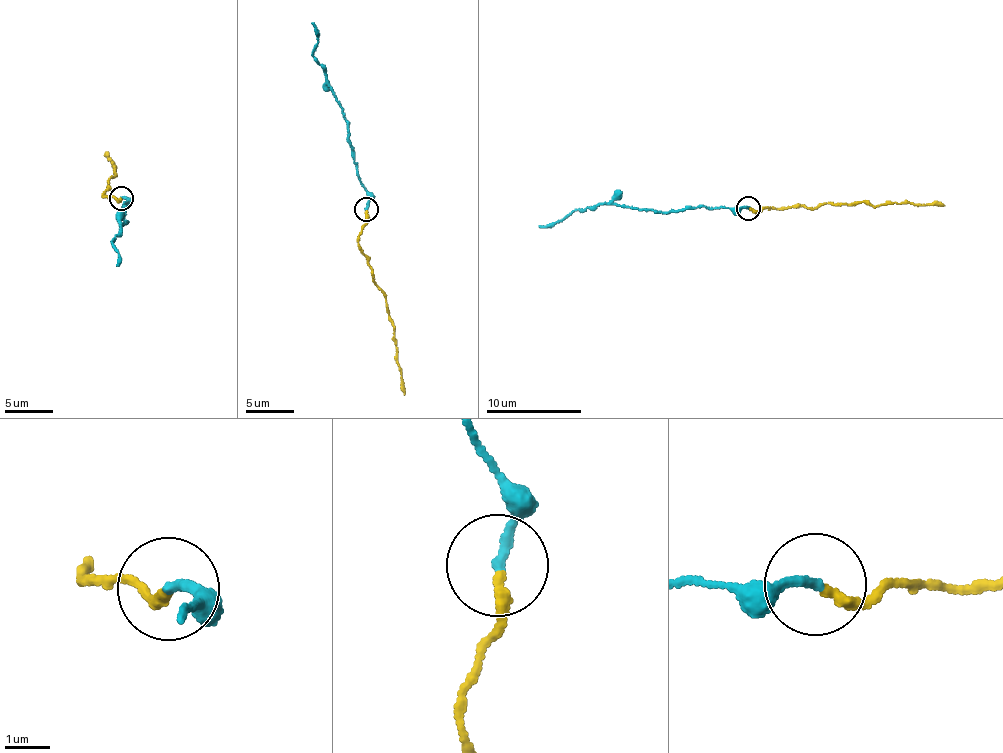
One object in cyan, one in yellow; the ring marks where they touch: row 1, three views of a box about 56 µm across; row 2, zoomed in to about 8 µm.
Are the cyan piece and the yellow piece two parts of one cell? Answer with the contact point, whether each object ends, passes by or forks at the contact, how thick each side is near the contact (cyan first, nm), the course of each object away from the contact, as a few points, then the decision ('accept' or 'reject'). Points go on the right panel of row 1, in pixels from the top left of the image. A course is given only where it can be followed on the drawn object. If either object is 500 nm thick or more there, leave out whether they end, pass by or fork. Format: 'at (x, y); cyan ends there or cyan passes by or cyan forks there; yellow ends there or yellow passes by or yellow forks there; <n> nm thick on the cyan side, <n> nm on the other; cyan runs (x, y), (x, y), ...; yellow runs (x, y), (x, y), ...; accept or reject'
at (748, 208); cyan ends there; yellow ends there; 240 nm thick on the cyan side, 240 nm on the other; cyan runs (749, 208), (712, 206), (654, 212), (597, 204), (538, 226); yellow runs (749, 208), (817, 207), (827, 203), (938, 202), (944, 205); reject

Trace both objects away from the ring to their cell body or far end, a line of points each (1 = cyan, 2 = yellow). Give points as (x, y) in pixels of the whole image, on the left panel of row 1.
1: (121, 198), (129, 200), (122, 205), (129, 222), (120, 226), (122, 228), (112, 243), (120, 257), (117, 265)
2: (121, 198), (101, 195), (108, 178), (116, 174), (104, 153), (107, 154)

